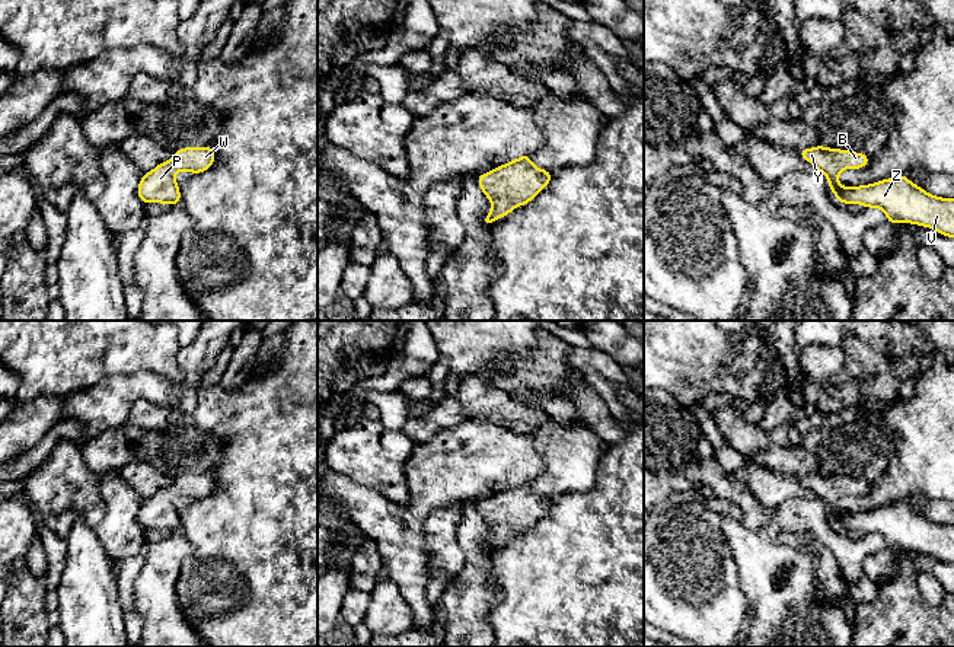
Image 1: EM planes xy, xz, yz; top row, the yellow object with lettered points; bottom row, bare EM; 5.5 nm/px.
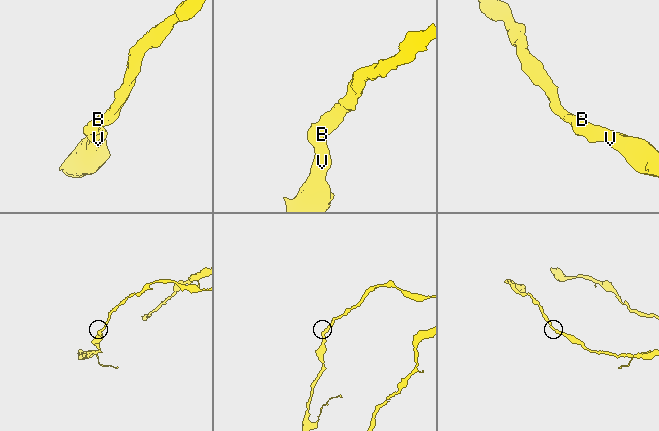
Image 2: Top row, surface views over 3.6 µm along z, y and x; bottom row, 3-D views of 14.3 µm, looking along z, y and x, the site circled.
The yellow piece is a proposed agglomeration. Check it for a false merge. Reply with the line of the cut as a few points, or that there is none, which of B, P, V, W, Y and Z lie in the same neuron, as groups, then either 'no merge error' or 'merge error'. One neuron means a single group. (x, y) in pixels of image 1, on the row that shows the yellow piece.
no cut; B P V W Y Z; no merge error

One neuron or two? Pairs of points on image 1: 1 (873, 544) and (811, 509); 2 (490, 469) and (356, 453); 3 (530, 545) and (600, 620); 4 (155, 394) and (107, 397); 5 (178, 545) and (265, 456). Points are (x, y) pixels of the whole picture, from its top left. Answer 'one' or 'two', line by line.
1: one
2: two
3: one
4: one
5: two

